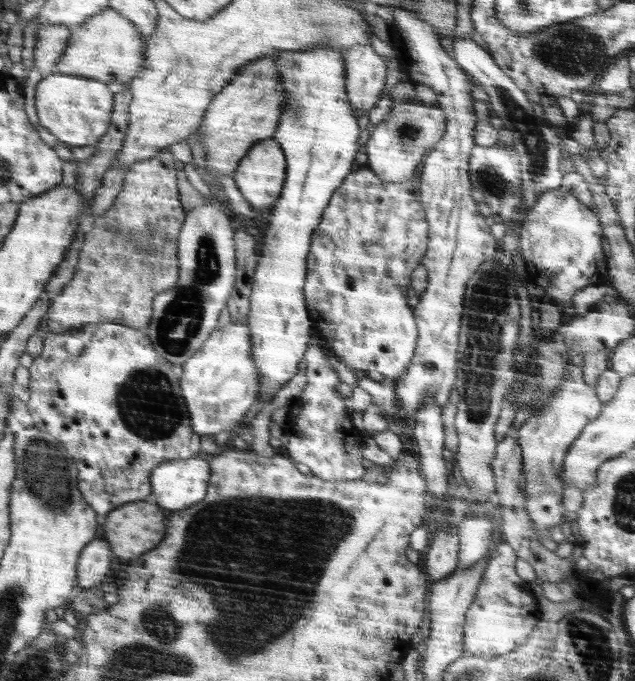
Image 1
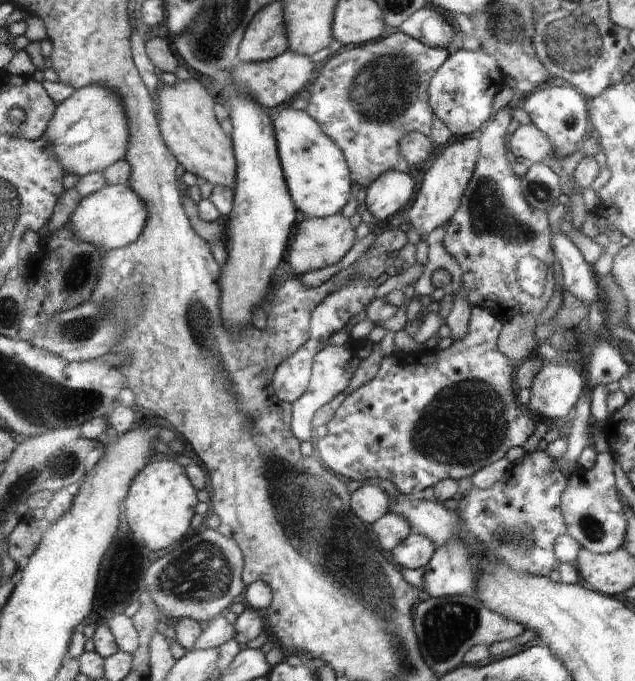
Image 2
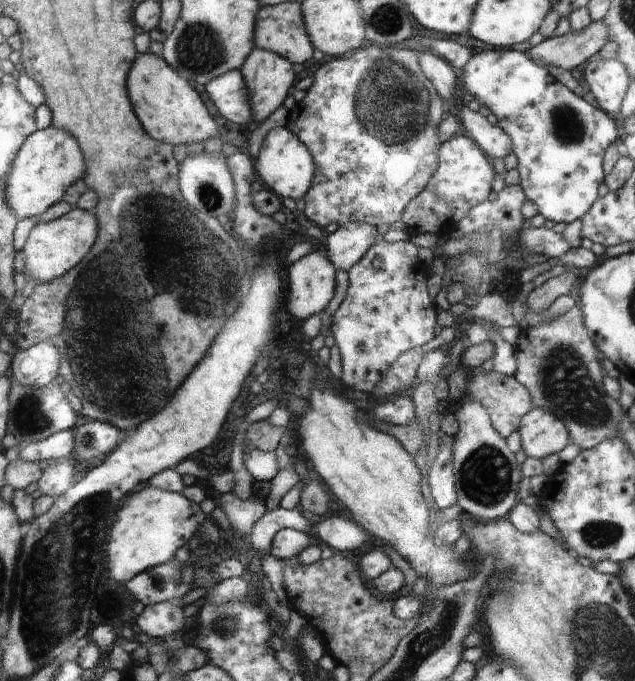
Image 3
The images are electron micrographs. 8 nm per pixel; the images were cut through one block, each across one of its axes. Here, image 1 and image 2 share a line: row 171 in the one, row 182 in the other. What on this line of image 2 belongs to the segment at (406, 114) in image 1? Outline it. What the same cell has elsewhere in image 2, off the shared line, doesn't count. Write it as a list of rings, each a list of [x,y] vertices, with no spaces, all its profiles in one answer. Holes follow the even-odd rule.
[[[390,171],[385,172],[376,183],[366,189],[365,204],[367,210],[378,220],[386,220],[388,216],[404,208],[414,194],[416,181],[413,174]]]

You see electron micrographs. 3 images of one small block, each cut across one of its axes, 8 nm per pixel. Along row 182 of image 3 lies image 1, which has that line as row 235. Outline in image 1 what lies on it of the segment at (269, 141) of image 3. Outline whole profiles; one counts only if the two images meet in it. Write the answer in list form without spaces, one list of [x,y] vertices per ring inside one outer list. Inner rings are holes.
[[[320,45],[310,50],[281,51],[277,59],[277,70],[281,74],[281,85],[287,98],[281,113],[280,124],[274,140],[281,144],[281,150],[288,159],[288,176],[281,189],[282,198],[270,210],[269,226],[262,235],[262,255],[256,270],[256,279],[252,292],[252,308],[247,314],[252,339],[252,354],[257,370],[261,373],[260,395],[255,402],[267,405],[286,382],[298,378],[302,362],[309,352],[310,338],[316,336],[310,324],[308,308],[304,296],[304,284],[307,273],[306,257],[311,249],[313,234],[321,224],[333,194],[345,182],[345,178],[358,170],[358,154],[362,154],[362,115],[354,110],[346,98],[346,65],[343,51]]]

